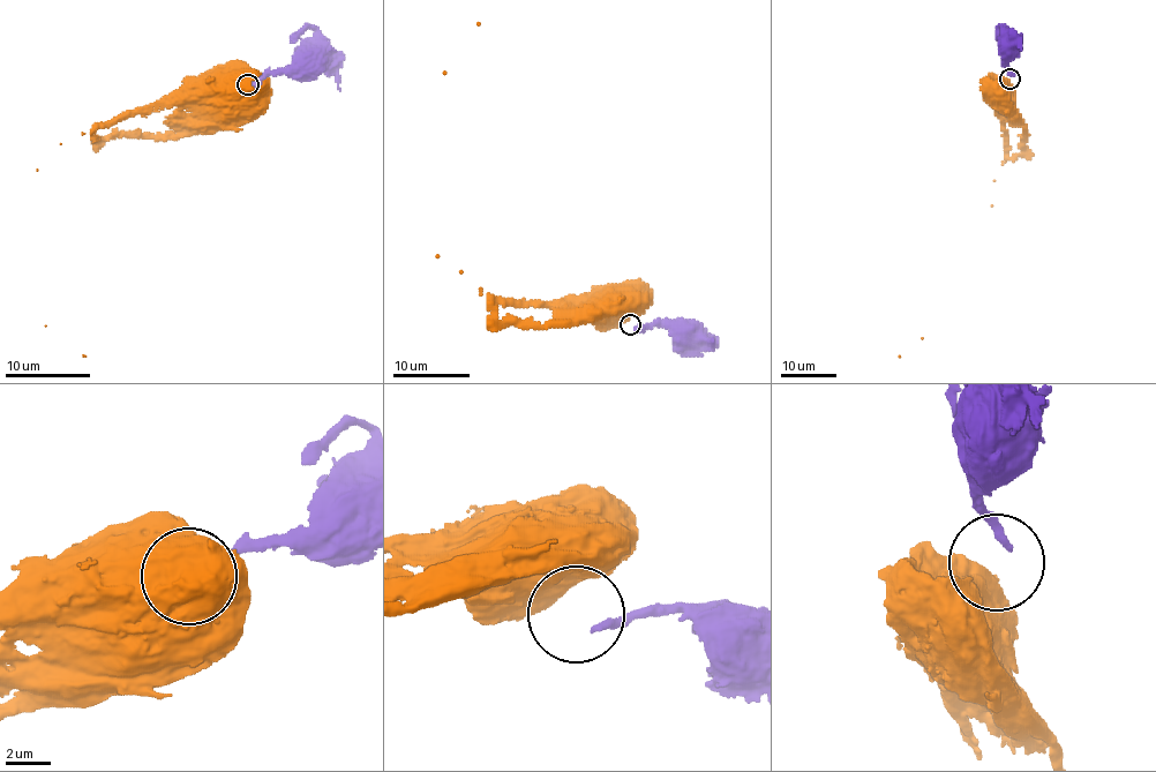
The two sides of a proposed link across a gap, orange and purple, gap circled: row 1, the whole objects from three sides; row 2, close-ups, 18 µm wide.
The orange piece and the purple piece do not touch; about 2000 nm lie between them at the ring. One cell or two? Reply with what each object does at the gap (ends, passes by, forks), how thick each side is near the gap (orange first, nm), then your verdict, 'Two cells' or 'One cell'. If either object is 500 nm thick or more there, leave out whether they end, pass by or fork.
Thickness 900 nm (orange) against 340 nm. Two cells

